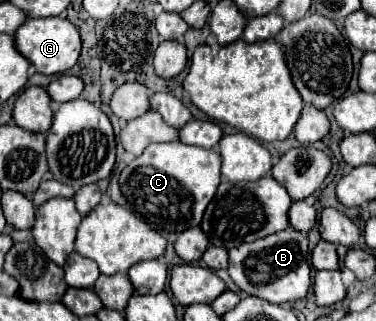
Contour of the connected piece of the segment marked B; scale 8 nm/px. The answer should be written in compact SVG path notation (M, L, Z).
M287 227L279 233L267 235L253 243L243 243L229 251L229 277L233 283L255 297L261 297L273 305L303 299L311 287L311 263L309 263L307 233Z

